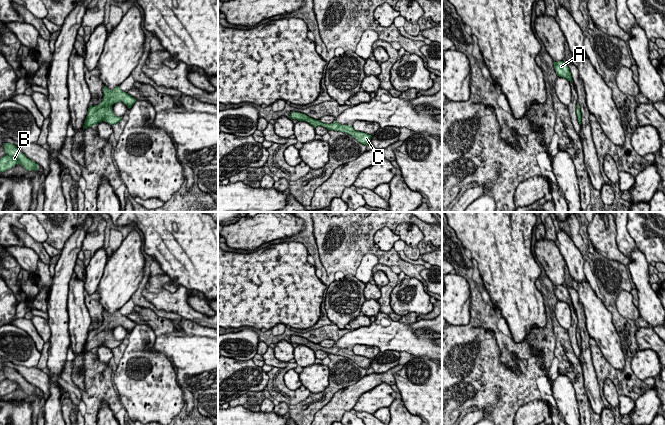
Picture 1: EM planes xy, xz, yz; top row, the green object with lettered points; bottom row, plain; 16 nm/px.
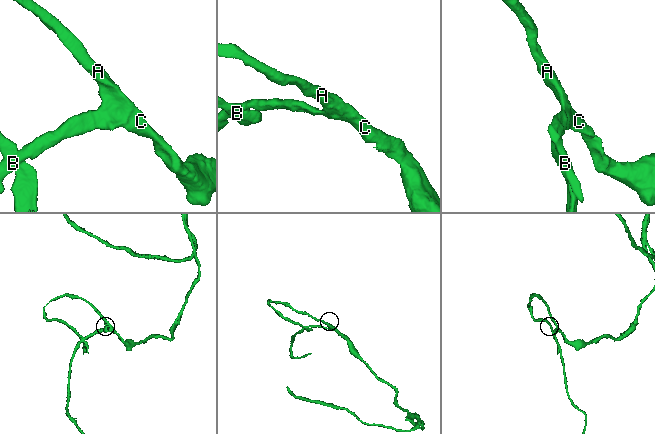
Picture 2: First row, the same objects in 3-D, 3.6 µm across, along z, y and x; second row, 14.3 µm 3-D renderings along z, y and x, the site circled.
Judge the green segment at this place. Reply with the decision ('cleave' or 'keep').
keep

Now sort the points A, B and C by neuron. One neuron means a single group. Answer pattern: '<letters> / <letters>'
A B C

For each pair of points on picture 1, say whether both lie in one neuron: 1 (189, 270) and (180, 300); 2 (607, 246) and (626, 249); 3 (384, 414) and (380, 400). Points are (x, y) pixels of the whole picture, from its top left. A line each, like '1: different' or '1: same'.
1: different
2: different
3: different

